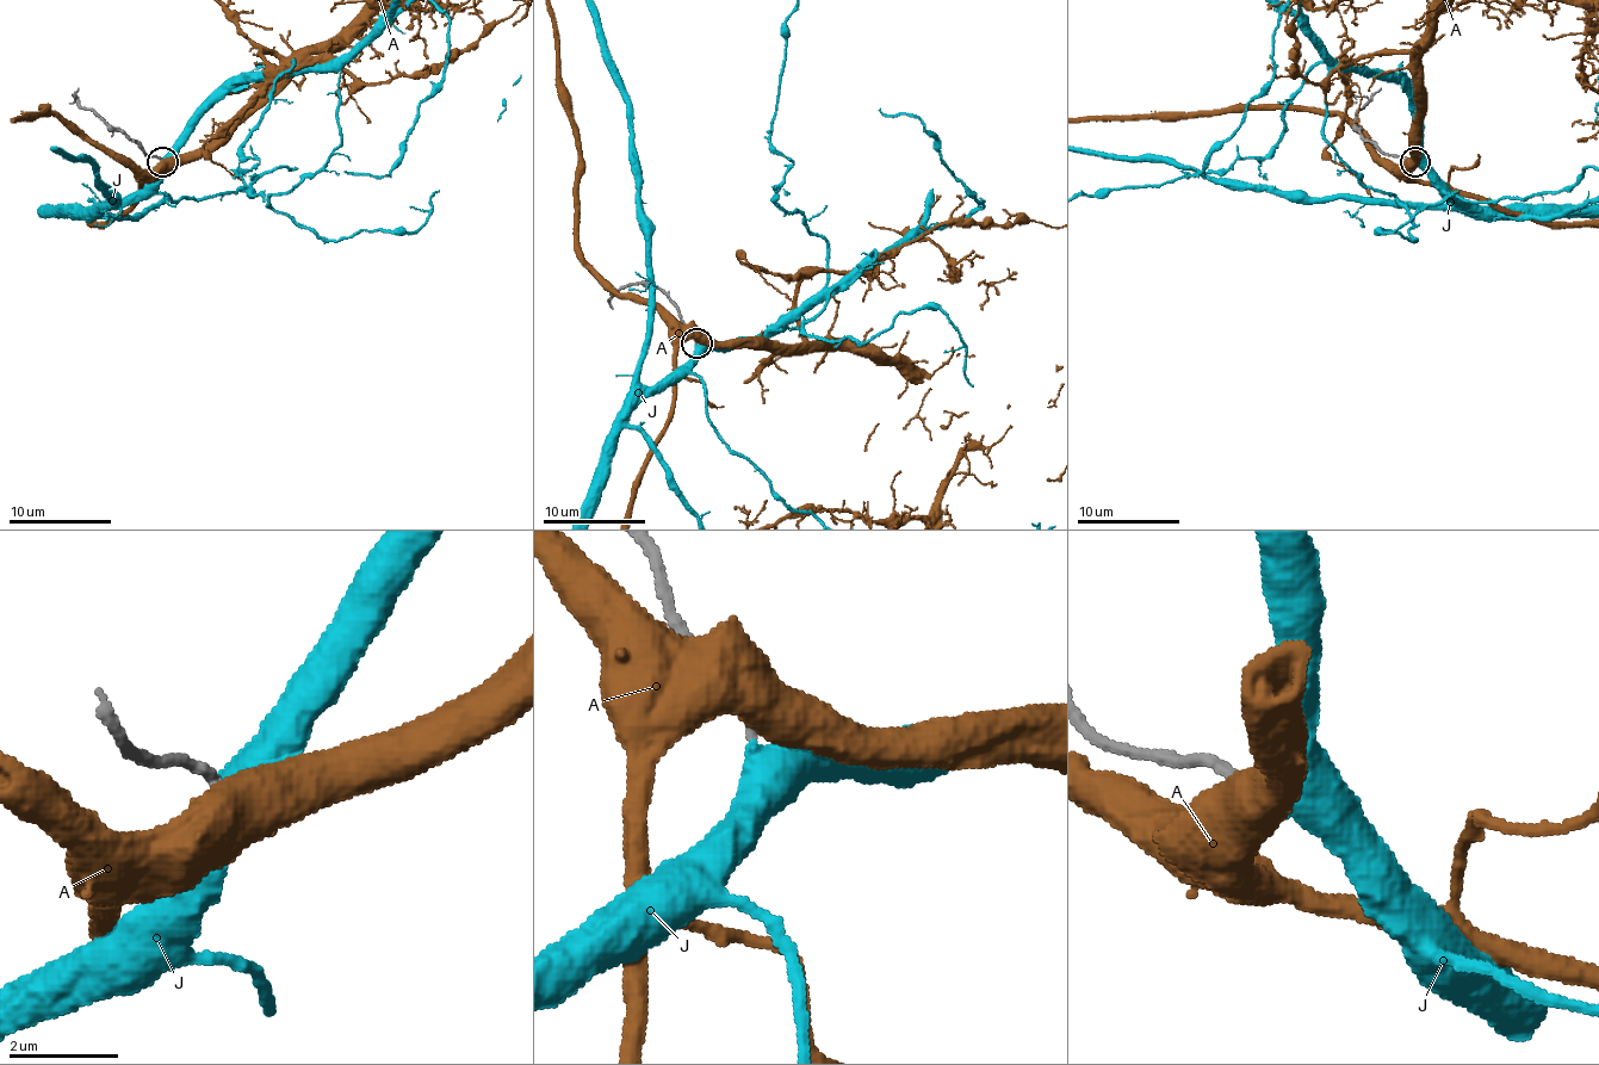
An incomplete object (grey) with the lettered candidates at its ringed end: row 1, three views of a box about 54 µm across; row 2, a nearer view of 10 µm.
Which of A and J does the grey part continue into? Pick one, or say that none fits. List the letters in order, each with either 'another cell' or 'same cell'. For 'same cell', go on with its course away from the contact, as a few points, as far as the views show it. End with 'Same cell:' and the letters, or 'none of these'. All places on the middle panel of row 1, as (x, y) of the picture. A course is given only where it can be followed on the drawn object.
A: another cell
J: same cell
Same cell: J

